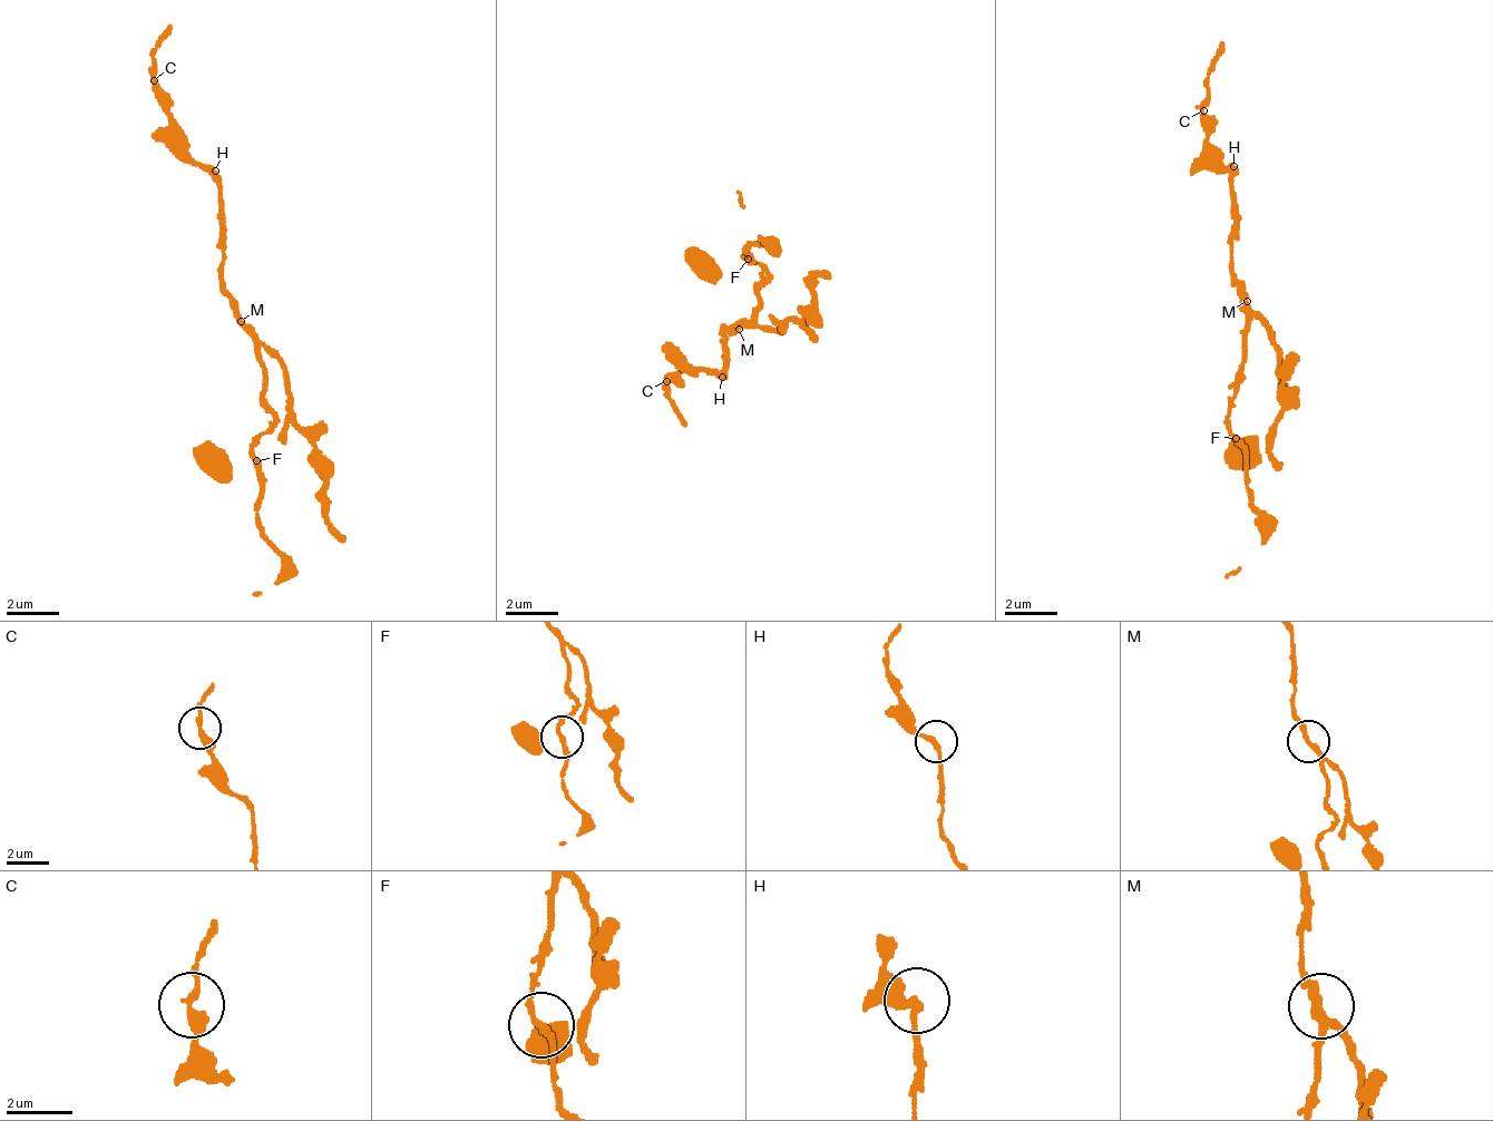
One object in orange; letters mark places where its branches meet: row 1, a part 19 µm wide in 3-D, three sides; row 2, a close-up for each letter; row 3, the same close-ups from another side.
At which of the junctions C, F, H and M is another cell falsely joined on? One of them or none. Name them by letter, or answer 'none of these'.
M

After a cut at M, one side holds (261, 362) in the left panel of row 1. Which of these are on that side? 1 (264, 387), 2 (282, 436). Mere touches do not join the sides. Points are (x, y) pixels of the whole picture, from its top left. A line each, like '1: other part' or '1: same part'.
1: same part
2: other part

